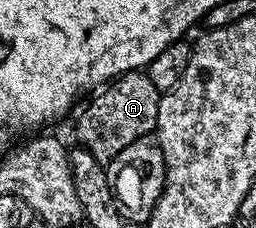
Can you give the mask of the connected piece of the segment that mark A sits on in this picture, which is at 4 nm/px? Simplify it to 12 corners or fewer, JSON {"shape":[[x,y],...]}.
{"shape":[[143,70],[108,83],[75,124],[107,166],[155,132],[161,94]]}

